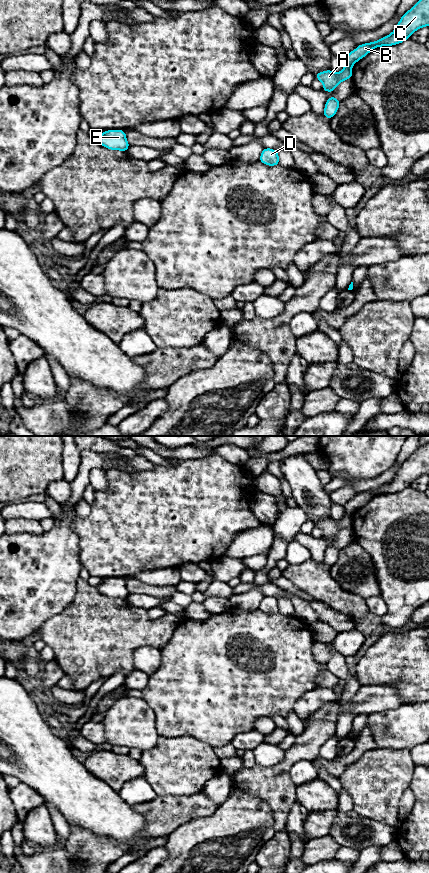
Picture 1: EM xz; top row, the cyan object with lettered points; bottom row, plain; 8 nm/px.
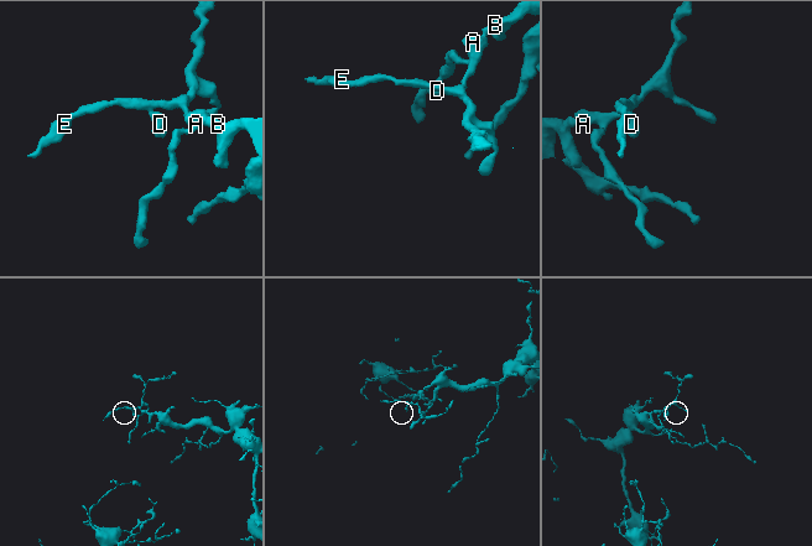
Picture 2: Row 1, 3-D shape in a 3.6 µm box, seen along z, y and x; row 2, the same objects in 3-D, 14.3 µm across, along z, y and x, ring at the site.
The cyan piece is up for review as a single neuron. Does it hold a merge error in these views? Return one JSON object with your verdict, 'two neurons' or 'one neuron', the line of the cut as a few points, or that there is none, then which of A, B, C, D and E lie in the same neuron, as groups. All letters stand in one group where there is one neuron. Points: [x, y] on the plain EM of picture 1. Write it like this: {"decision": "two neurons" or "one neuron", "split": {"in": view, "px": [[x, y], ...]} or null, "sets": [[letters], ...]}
{"decision": "one neuron", "split": null, "sets": [["A", "B", "C", "D", "E"]]}

